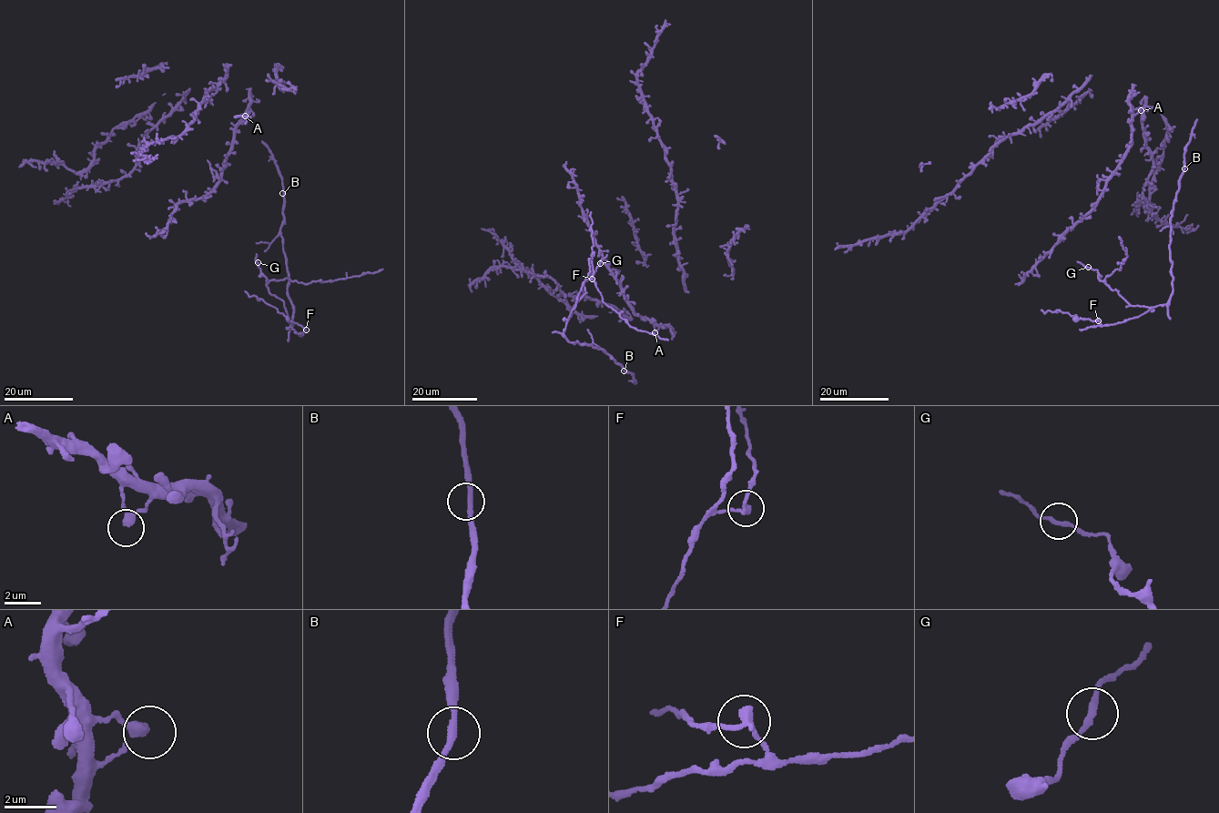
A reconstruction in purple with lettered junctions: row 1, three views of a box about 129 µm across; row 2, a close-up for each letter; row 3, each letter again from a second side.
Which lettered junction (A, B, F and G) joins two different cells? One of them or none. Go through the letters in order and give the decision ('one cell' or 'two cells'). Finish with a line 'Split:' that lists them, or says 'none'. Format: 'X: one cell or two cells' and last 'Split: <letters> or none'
A: one cell
B: one cell
F: two cells
G: one cell
Split: F

